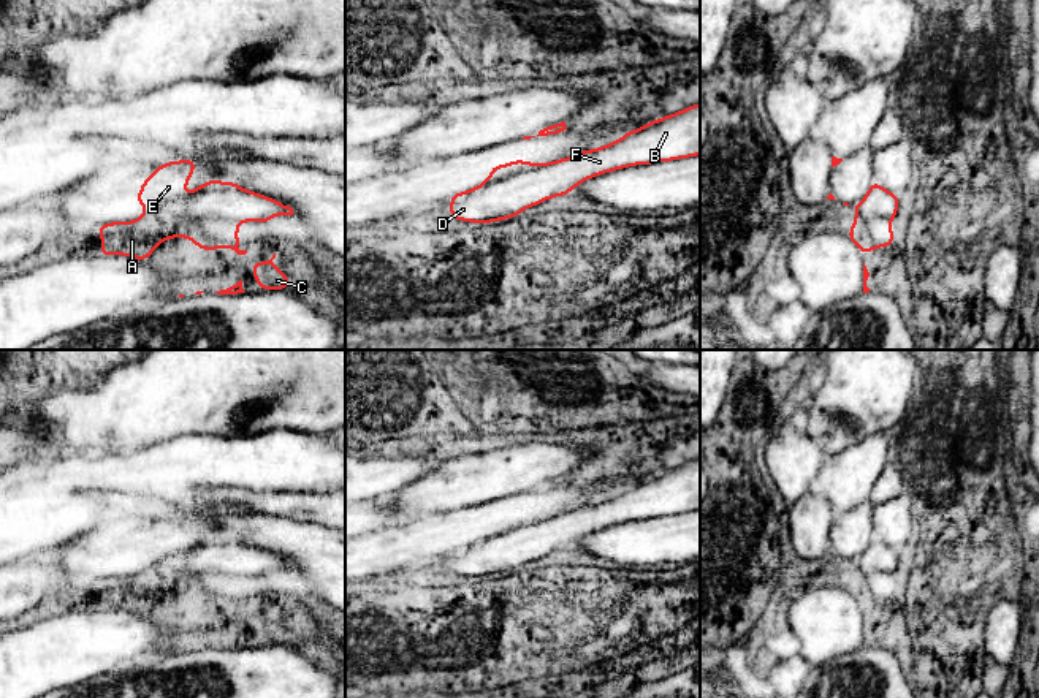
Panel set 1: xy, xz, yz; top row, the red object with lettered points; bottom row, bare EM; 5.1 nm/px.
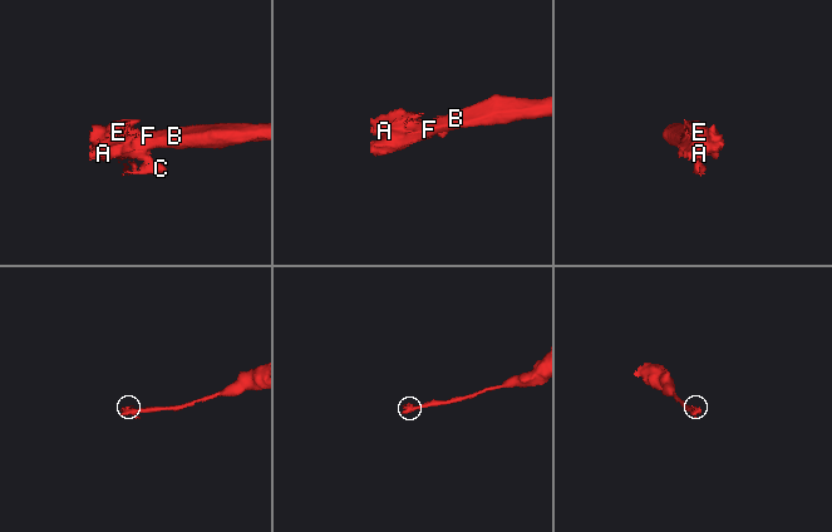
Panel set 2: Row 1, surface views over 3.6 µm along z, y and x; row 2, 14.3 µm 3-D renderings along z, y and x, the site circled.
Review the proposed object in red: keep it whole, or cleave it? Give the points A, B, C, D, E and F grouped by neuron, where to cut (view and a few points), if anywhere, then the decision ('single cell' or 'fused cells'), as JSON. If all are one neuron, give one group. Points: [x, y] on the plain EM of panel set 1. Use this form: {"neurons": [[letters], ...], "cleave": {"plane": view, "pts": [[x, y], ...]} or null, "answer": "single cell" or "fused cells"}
{"neurons": [["A", "B", "C", "D", "E", "F"]], "cleave": null, "answer": "single cell"}

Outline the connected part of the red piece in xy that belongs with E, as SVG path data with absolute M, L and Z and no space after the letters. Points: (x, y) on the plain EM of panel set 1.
M187 513L157 521L154 529L143 535L143 541L135 554L138 560L147 562L144 570L135 576L112 576L95 581L101 587L100 609L125 609L146 616L155 601L169 592L190 592L195 601L206 606L212 603L233 603L238 609L245 609L247 605L238 601L238 579L241 576L268 579L271 571L295 568L290 560L284 560L252 544L244 544L238 537L222 538L220 533L204 537L195 546L184 549L182 543L198 518L198 514Z

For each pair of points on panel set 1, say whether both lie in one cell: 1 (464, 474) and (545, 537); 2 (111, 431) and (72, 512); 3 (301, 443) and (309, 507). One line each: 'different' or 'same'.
1: different
2: different
3: different

